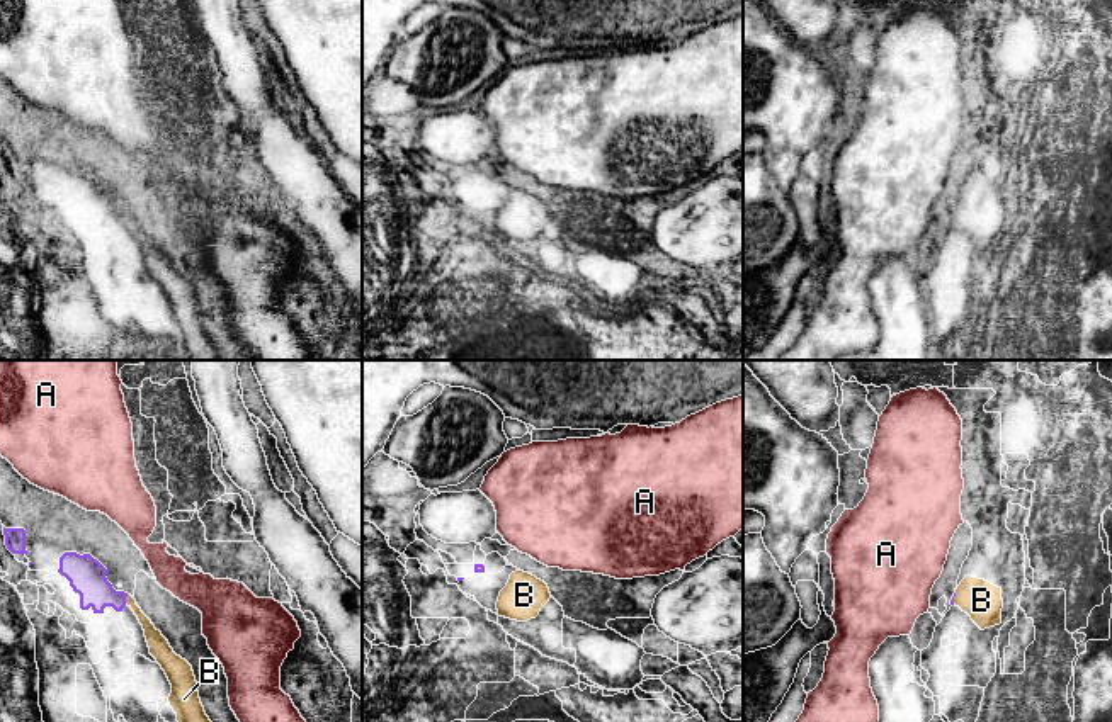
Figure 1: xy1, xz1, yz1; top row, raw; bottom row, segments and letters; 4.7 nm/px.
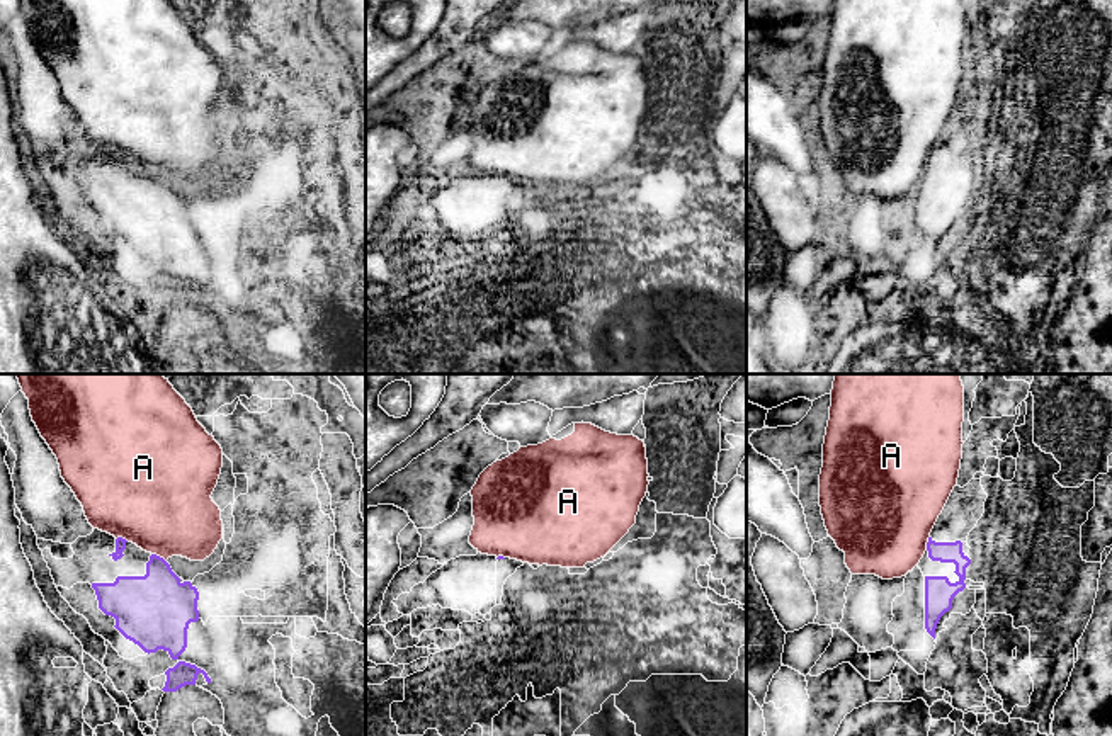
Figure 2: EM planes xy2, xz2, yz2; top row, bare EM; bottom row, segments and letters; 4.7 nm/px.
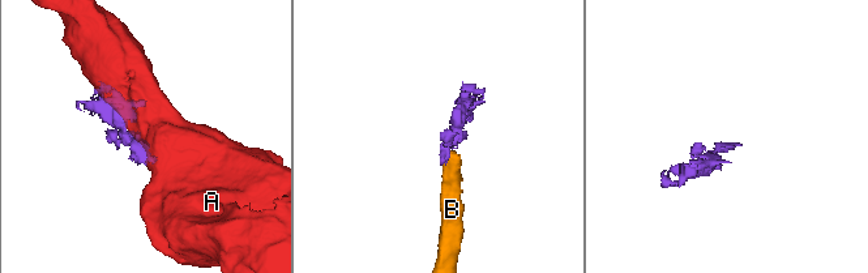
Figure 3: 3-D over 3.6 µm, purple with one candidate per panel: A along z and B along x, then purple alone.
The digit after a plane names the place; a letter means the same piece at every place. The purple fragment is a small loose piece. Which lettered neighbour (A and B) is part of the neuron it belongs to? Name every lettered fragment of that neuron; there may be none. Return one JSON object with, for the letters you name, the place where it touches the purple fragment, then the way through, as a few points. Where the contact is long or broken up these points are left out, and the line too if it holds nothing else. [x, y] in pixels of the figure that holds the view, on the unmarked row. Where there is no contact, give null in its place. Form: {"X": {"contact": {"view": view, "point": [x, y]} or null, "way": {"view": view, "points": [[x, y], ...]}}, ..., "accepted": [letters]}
{"B": {"contact": {"view": "xy1", "point": [124, 219]}, "way": {"view": "xy1", "points": [[87, 196], [107, 216], [124, 219], [138, 231], [155, 260]]}}, "accepted": ["B"]}

